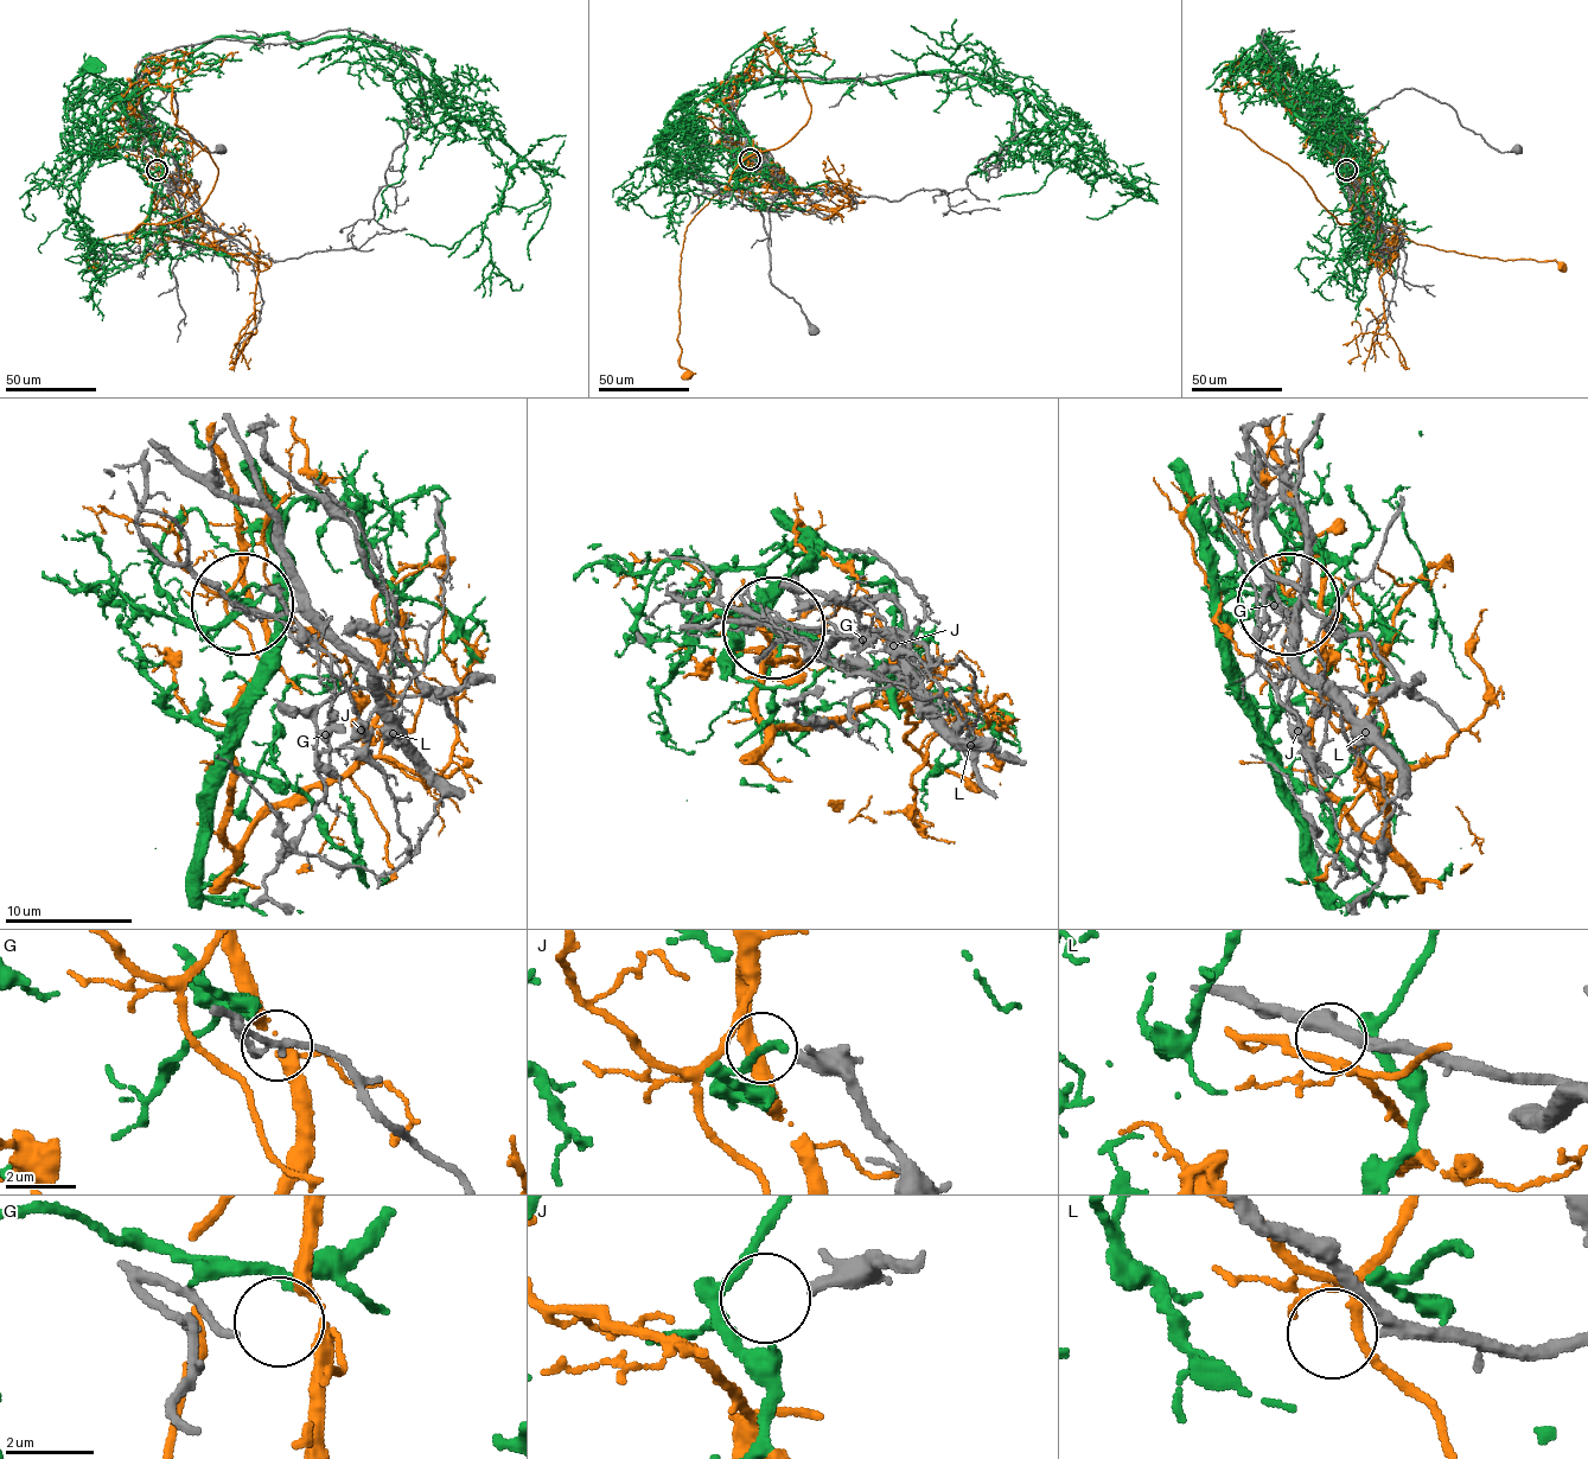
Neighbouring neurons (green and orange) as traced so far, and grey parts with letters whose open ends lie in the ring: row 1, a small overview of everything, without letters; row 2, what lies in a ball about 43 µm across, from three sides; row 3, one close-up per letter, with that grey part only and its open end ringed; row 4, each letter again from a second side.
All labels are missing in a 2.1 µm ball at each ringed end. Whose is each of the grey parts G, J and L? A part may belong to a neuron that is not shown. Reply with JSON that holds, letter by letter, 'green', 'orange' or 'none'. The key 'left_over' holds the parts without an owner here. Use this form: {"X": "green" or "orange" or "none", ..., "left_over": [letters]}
{"G": "none", "J": "none", "L": "none", "left_over": ["G", "J", "L"]}

